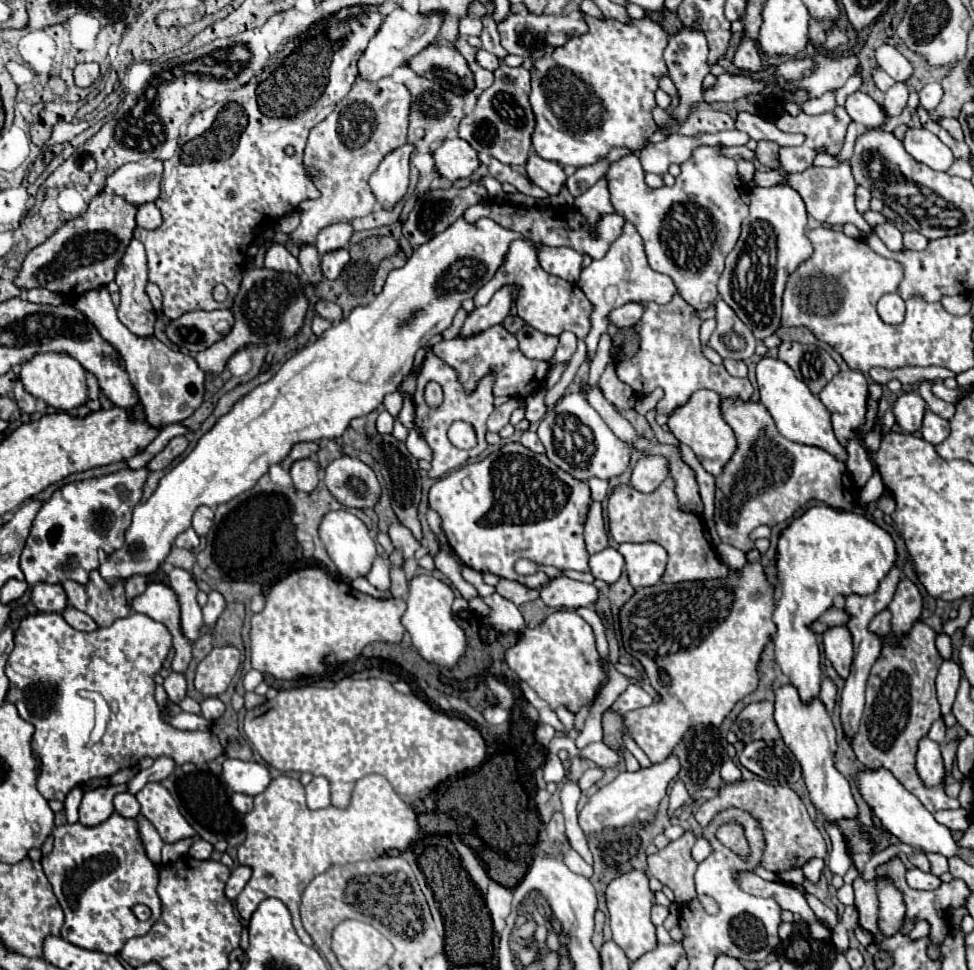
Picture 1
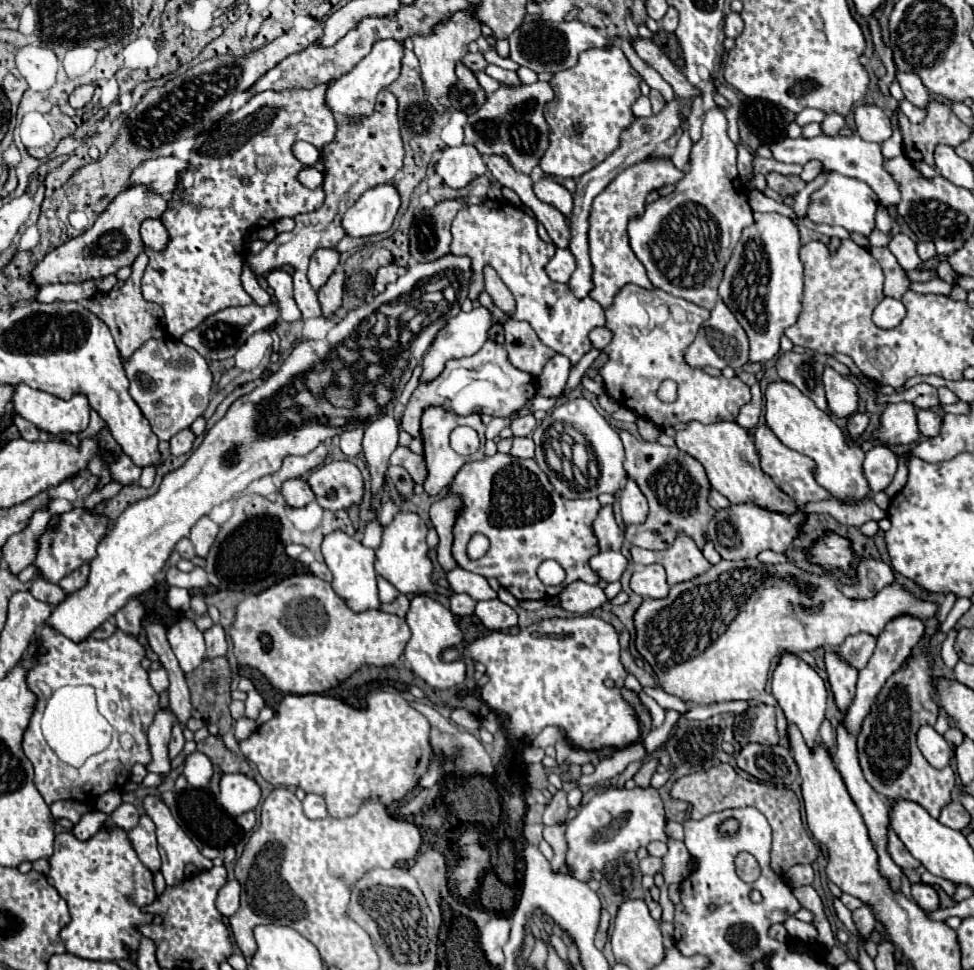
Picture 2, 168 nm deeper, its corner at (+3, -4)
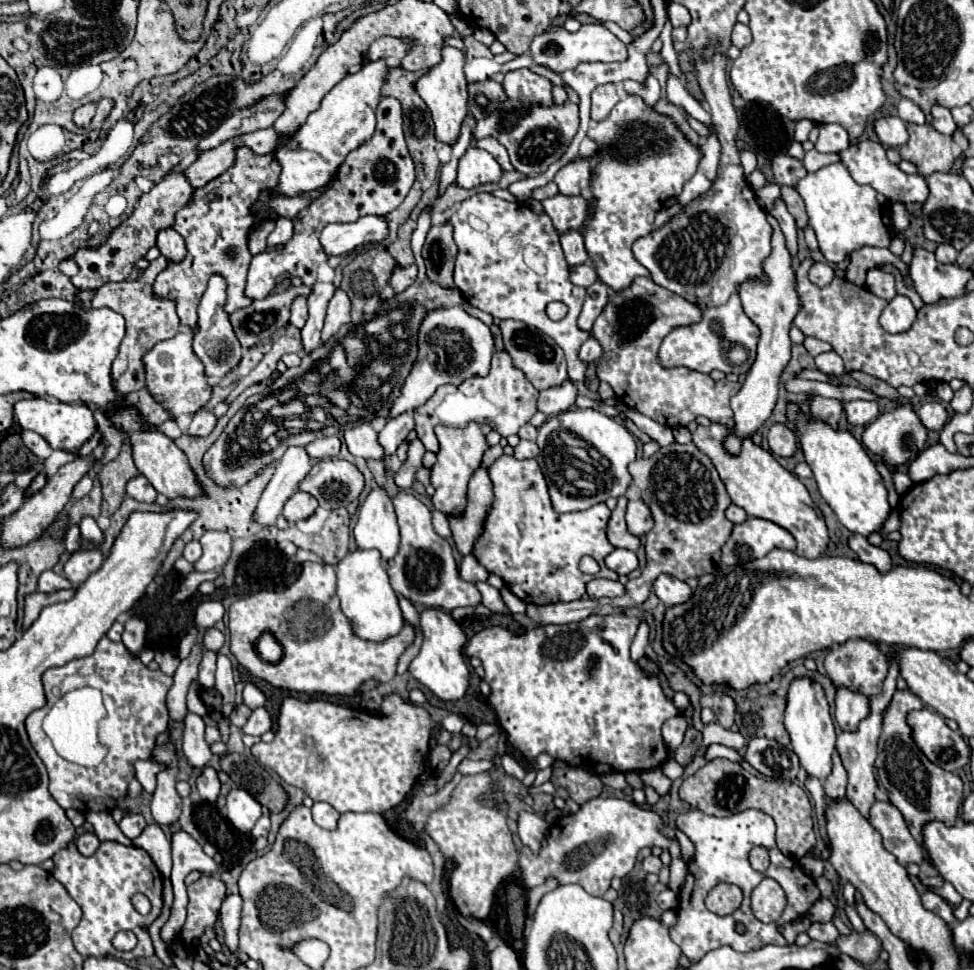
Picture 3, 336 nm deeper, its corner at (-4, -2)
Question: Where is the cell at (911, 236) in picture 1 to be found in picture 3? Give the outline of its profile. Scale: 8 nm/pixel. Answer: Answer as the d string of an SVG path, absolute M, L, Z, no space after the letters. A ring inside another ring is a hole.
M940 244L936 248L936 258L944 264L956 264L956 258L958 258L958 250L954 250L950 244Z

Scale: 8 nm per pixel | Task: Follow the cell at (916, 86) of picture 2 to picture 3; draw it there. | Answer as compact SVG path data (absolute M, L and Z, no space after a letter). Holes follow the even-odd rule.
M932 108L932 118L934 118L934 128L940 132L940 134L946 134L946 136L952 136L956 132L956 124L952 120L952 114L948 108Z

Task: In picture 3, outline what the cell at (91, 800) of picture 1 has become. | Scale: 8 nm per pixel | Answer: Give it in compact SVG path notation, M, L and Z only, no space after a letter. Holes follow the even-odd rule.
M86 832L76 838L76 848L82 856L92 856L98 850L98 846L100 846L100 840L92 832Z

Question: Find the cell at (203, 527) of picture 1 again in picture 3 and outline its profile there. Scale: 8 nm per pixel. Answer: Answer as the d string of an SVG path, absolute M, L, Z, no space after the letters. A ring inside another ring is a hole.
M206 532L200 538L200 544L204 548L204 554L198 562L194 562L196 572L208 572L222 568L232 552L232 538L226 532Z

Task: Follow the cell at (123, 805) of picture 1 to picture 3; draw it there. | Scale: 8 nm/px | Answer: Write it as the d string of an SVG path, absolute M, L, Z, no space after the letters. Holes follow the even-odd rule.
M128 814L128 816L122 818L122 822L118 826L120 826L120 830L122 830L122 834L126 838L134 840L134 838L138 838L142 834L142 830L146 826L146 820L142 818L142 814Z

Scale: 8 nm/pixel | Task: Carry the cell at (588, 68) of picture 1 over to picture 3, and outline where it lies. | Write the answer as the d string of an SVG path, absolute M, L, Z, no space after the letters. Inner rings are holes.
M586 160L568 162L554 178L558 192L564 196L580 196L586 188L590 188L592 168Z

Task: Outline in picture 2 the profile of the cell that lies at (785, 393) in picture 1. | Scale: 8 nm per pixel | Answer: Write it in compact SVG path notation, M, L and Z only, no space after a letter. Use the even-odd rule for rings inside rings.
M777 380L777 382L769 382L767 390L765 390L765 420L767 420L767 426L773 430L773 434L791 450L797 450L809 458L813 458L817 462L817 482L827 488L837 500L857 500L857 498L865 498L871 494L869 486L867 486L867 480L863 476L863 458L865 458L865 452L861 450L861 446L847 446L847 440L843 438L843 432L841 428L831 420L831 416L823 410L819 410L811 398L807 398L801 390L797 390L793 384L789 382L783 382L783 380Z

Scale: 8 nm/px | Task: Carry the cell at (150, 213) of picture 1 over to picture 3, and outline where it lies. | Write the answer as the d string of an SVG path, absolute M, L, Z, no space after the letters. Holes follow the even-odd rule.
M172 228L160 232L156 246L158 246L158 250L162 252L162 256L164 256L166 260L170 260L170 262L182 262L182 260L186 258L184 238L182 238L176 230L172 230Z

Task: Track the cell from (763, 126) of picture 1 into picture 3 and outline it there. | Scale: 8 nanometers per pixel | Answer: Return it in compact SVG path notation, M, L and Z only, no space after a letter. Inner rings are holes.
M864 140L864 142L858 142L858 144L850 144L850 148L842 150L842 162L848 166L848 170L852 172L852 178L858 184L872 186L876 192L880 192L888 200L902 200L902 202L920 202L920 204L924 204L924 200L930 194L924 176L920 176L920 174L904 174L898 166L890 164L888 158L886 158L886 150L884 150L884 146L880 142Z

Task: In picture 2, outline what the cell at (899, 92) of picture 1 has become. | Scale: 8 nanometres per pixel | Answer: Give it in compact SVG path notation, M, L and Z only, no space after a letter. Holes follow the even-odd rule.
M887 112L887 114L893 122L893 134L881 146L883 146L883 156L893 158L893 156L899 156L903 152L903 136L901 136L901 130L899 130L899 124L897 124L897 112Z

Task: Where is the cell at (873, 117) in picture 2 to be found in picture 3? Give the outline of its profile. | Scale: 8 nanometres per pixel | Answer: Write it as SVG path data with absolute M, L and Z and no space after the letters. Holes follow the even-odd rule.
M884 116L878 118L874 122L874 130L880 138L880 142L884 146L892 146L892 148L900 148L902 144L908 142L908 132L906 132L906 124L896 118L896 116Z

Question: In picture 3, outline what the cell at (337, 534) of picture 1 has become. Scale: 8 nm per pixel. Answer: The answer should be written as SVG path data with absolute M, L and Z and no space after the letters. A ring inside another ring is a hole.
M356 550L350 552L336 566L338 574L338 598L344 616L348 618L354 636L368 642L384 642L404 628L402 610L398 606L398 596L388 582L388 574L380 560L380 552L376 550Z

